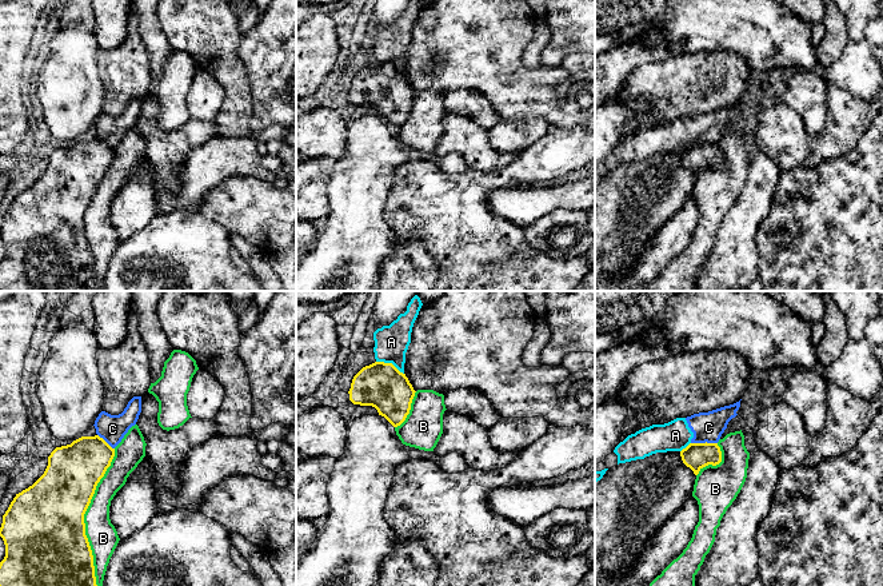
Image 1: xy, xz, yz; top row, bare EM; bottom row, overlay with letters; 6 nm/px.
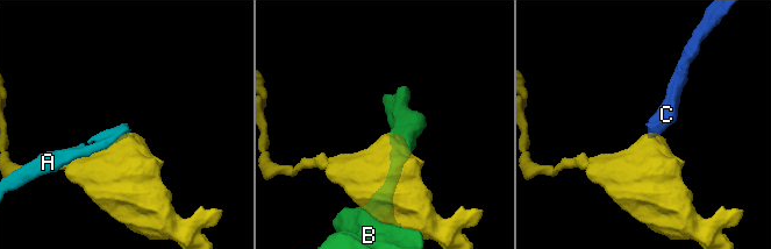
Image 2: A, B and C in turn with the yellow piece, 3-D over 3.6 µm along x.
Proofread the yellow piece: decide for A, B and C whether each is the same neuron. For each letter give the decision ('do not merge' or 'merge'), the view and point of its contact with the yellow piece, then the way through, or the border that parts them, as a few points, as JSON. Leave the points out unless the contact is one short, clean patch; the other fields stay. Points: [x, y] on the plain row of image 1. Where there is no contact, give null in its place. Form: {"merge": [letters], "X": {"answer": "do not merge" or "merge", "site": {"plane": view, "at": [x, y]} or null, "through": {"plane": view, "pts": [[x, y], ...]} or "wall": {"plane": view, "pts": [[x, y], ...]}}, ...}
{"merge": [], "A": {"answer": "do not merge", "site": {"plane": "xz", "at": [390, 64]}}, "B": {"answer": "do not merge", "site": {"plane": "xy", "at": [83, 220]}}, "C": {"answer": "do not merge", "site": {"plane": "yz", "at": [703, 144]}, "wall": {"plane": "yz", "pts": [[716, 143], [691, 144]]}}}

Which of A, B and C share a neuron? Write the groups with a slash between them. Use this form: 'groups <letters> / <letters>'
groups A C / B

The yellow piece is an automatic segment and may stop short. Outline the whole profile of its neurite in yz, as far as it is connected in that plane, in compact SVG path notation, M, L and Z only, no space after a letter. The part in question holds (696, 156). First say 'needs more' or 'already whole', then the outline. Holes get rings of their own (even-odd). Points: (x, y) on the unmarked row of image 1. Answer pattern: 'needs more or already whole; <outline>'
already whole; M690 144L680 152L680 158L695 176L706 167L716 167L722 163L722 152L718 144Z

